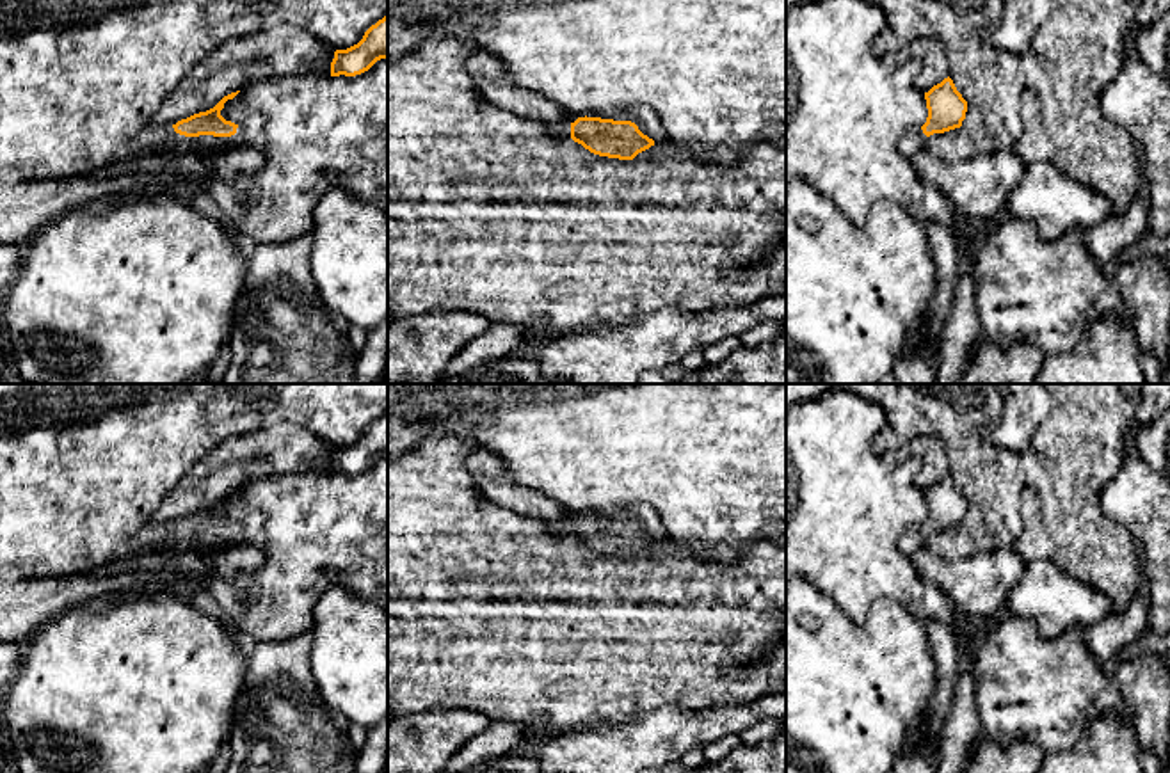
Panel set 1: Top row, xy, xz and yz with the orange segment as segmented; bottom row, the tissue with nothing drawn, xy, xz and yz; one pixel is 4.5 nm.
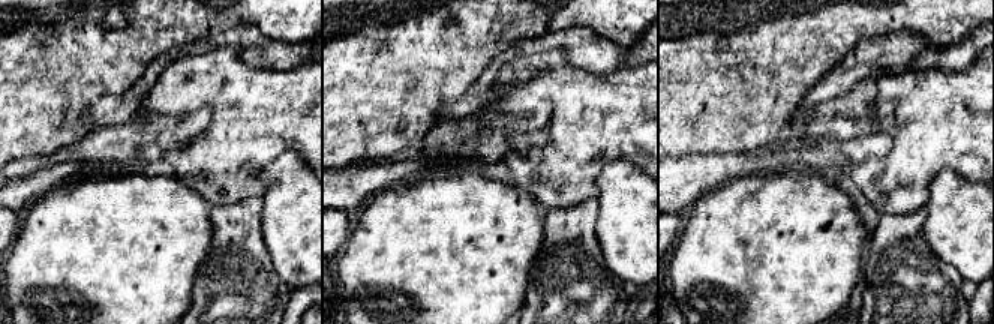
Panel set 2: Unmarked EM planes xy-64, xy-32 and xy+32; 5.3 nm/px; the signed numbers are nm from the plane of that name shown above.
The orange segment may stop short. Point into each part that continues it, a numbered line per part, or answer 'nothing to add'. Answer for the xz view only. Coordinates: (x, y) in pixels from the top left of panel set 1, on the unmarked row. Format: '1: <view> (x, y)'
1: xz (648, 519)

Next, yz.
1: yz (913, 539)

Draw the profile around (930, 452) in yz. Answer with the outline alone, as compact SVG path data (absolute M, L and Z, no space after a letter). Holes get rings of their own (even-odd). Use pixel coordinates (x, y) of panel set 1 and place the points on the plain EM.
M918 437L909 444L910 455L918 457L923 466L916 476L916 485L928 490L934 483L950 474L948 457L941 441Z

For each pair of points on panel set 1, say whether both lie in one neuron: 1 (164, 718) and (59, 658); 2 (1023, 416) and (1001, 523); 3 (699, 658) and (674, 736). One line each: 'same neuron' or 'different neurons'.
1: same neuron
2: different neurons
3: different neurons

